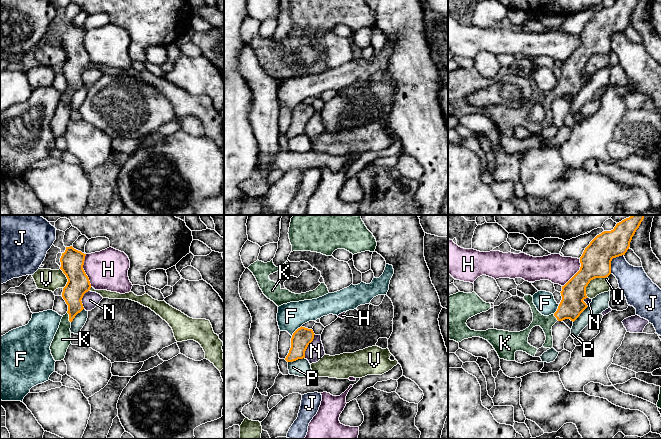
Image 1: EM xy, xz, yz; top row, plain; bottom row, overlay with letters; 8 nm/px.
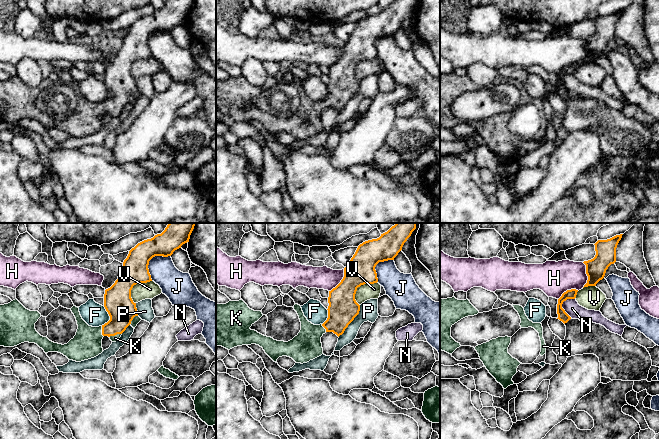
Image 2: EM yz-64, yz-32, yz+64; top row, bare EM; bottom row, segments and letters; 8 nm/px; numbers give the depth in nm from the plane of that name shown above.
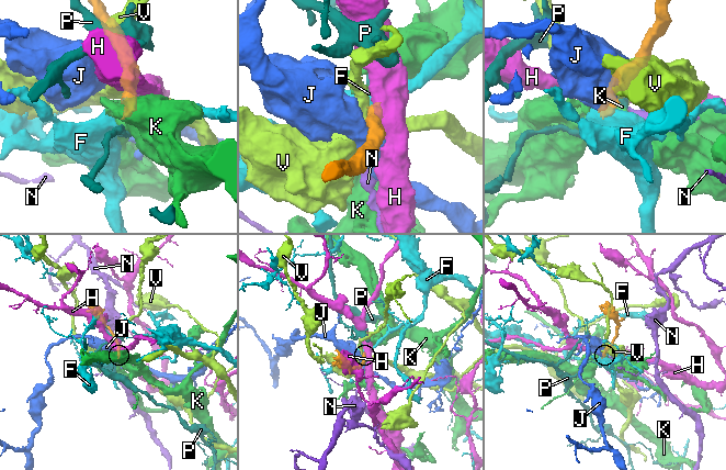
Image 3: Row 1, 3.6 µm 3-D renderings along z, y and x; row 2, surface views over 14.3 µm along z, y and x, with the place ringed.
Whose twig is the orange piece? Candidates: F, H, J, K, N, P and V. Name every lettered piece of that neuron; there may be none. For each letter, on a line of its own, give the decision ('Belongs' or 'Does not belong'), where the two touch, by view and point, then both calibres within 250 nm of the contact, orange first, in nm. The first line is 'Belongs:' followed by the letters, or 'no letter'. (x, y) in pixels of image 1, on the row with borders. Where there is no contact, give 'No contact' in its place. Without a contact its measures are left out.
Belongs: K
F: Does not belong. Touches orange at xz (296, 330). Thickness 160 nm (orange) against 220 nm
H: Does not belong. Touches orange at xy (83, 270). Thickness 190 nm (orange) against 320 nm
J: Does not belong. Touches orange at yz (611, 260). Thickness 240 nm (orange) against 240 nm
K: Belongs. Touches orange at xy (69, 317). Thickness 170 nm (orange) against 140 nm
N: Does not belong. Touches orange at xz (307, 346). Thickness 160 nm (orange) against 140 nm
P: Does not belong. Touches orange at xz (296, 359). Thickness 160 nm (orange) against 140 nm
V: Does not belong. Touches orange at yz (591, 279). Thickness 240 nm (orange) against 130 nm

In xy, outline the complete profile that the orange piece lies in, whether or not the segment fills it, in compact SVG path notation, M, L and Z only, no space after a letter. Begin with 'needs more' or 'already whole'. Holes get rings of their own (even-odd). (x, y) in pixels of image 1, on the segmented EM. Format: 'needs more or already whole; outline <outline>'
needs more; outline M70 246L66 247L60 258L60 269L68 279L62 292L62 297L68 305L68 311L63 315L50 346L55 361L61 361L65 358L67 349L71 344L71 322L84 309L81 300L91 288L89 278L83 269L85 256L86 254Z

